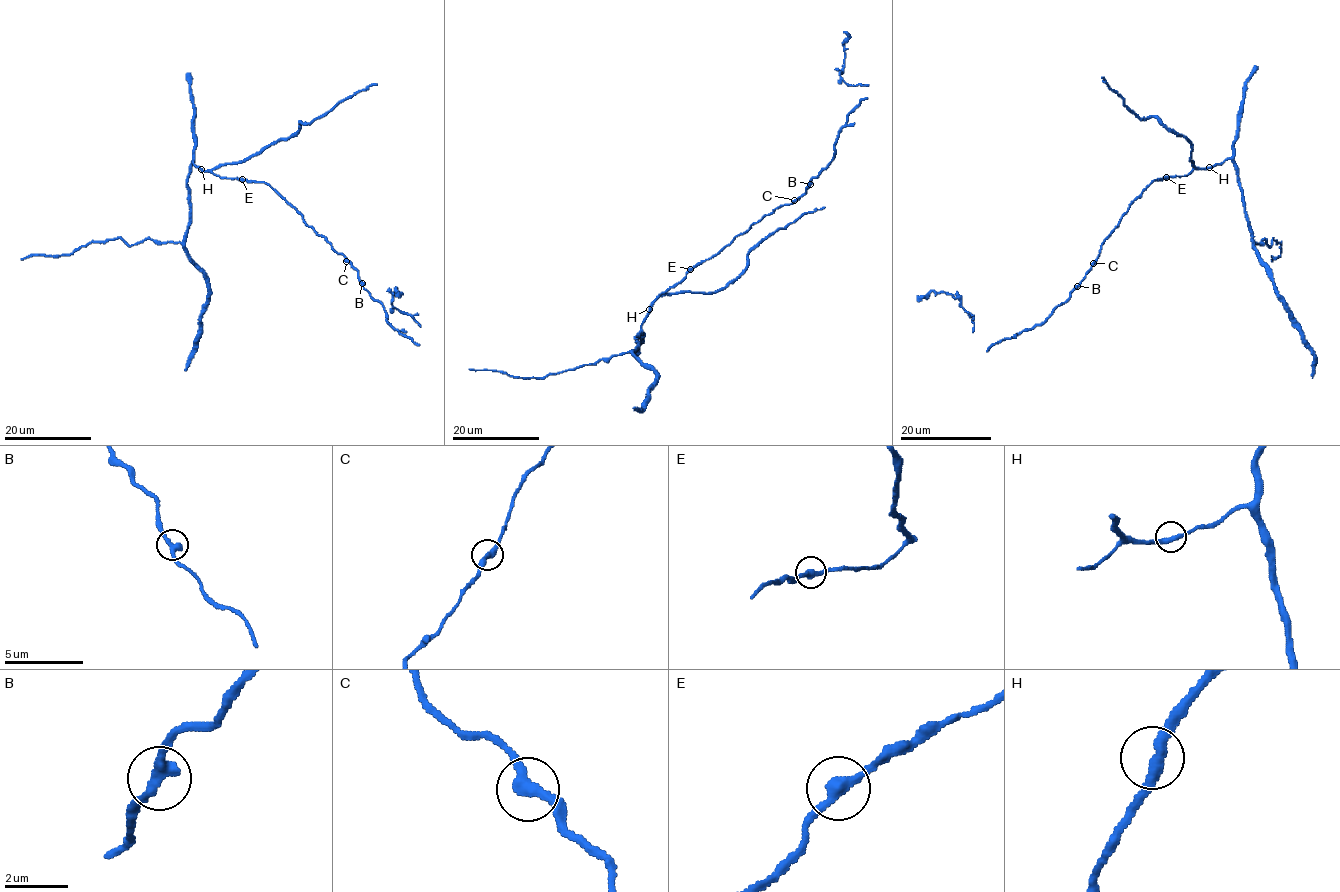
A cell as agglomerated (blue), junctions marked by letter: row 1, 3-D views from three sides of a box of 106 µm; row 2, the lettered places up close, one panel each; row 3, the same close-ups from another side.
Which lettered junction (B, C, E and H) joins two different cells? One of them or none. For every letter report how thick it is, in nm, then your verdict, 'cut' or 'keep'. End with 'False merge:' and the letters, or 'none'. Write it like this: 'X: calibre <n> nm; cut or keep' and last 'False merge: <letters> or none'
B: calibre 360 nm; keep
C: calibre 320 nm; keep
E: calibre 340 nm; keep
H: calibre 320 nm; keep
False merge: none

